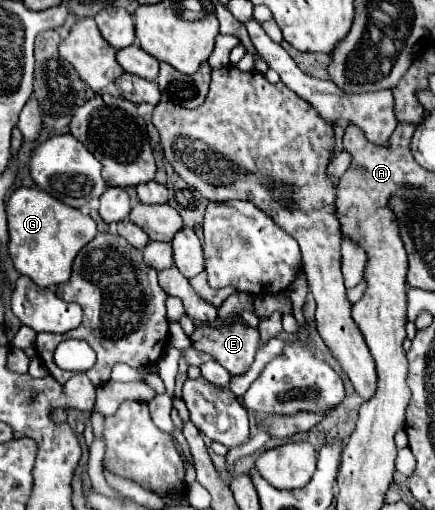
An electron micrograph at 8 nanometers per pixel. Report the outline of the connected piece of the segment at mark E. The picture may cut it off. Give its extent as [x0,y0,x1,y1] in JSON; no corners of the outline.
[190,318,258,374]

